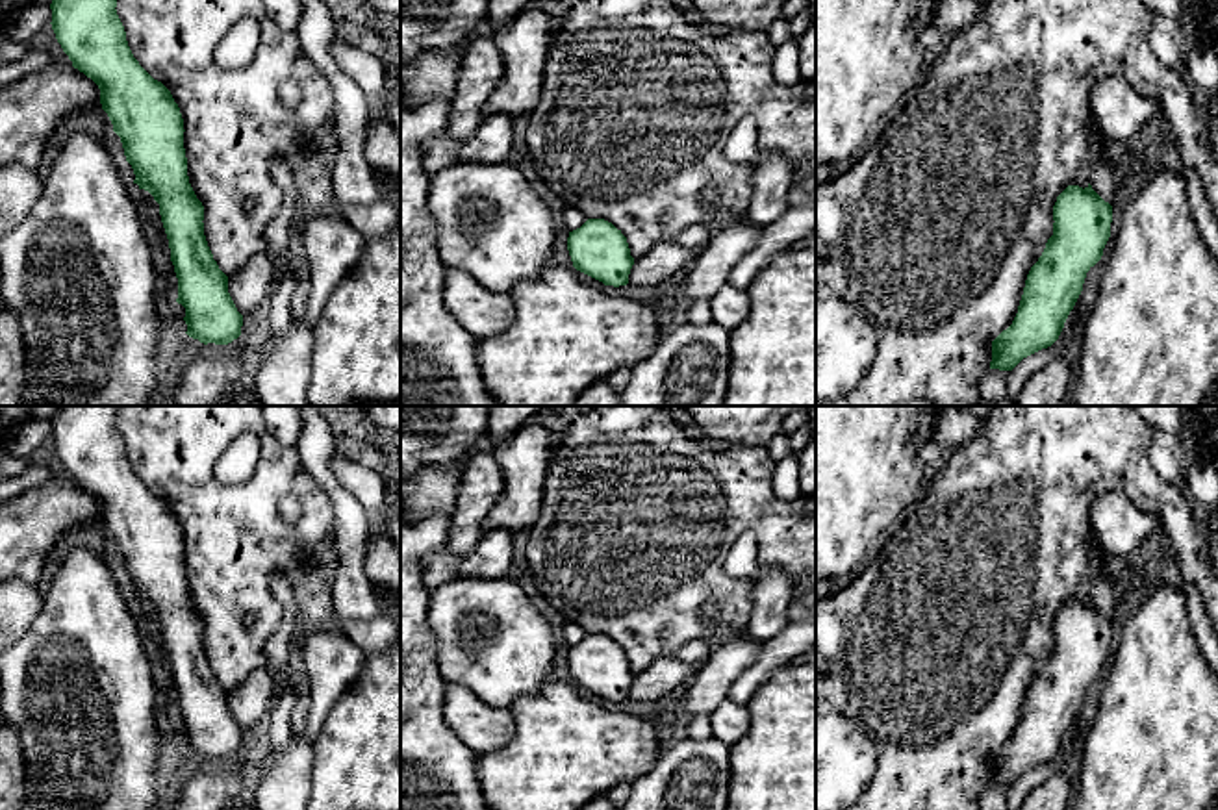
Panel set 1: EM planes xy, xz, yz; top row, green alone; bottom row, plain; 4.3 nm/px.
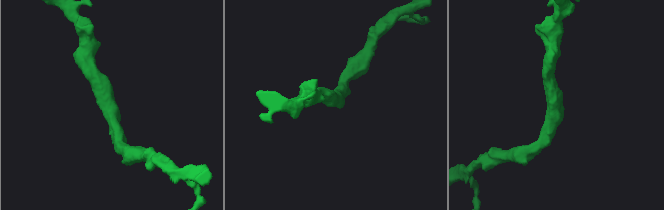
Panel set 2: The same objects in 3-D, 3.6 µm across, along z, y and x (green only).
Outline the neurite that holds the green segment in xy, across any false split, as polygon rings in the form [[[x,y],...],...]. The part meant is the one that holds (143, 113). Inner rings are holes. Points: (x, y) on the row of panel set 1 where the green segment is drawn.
[[[52,0],[50,24],[72,67],[98,85],[102,109],[108,113],[113,132],[121,137],[126,161],[133,169],[133,184],[148,191],[159,204],[171,261],[178,278],[176,302],[185,308],[185,334],[204,345],[228,345],[241,335],[243,315],[228,293],[228,276],[213,259],[204,235],[204,206],[187,176],[185,130],[180,108],[171,91],[133,57],[115,7],[117,0]]]

